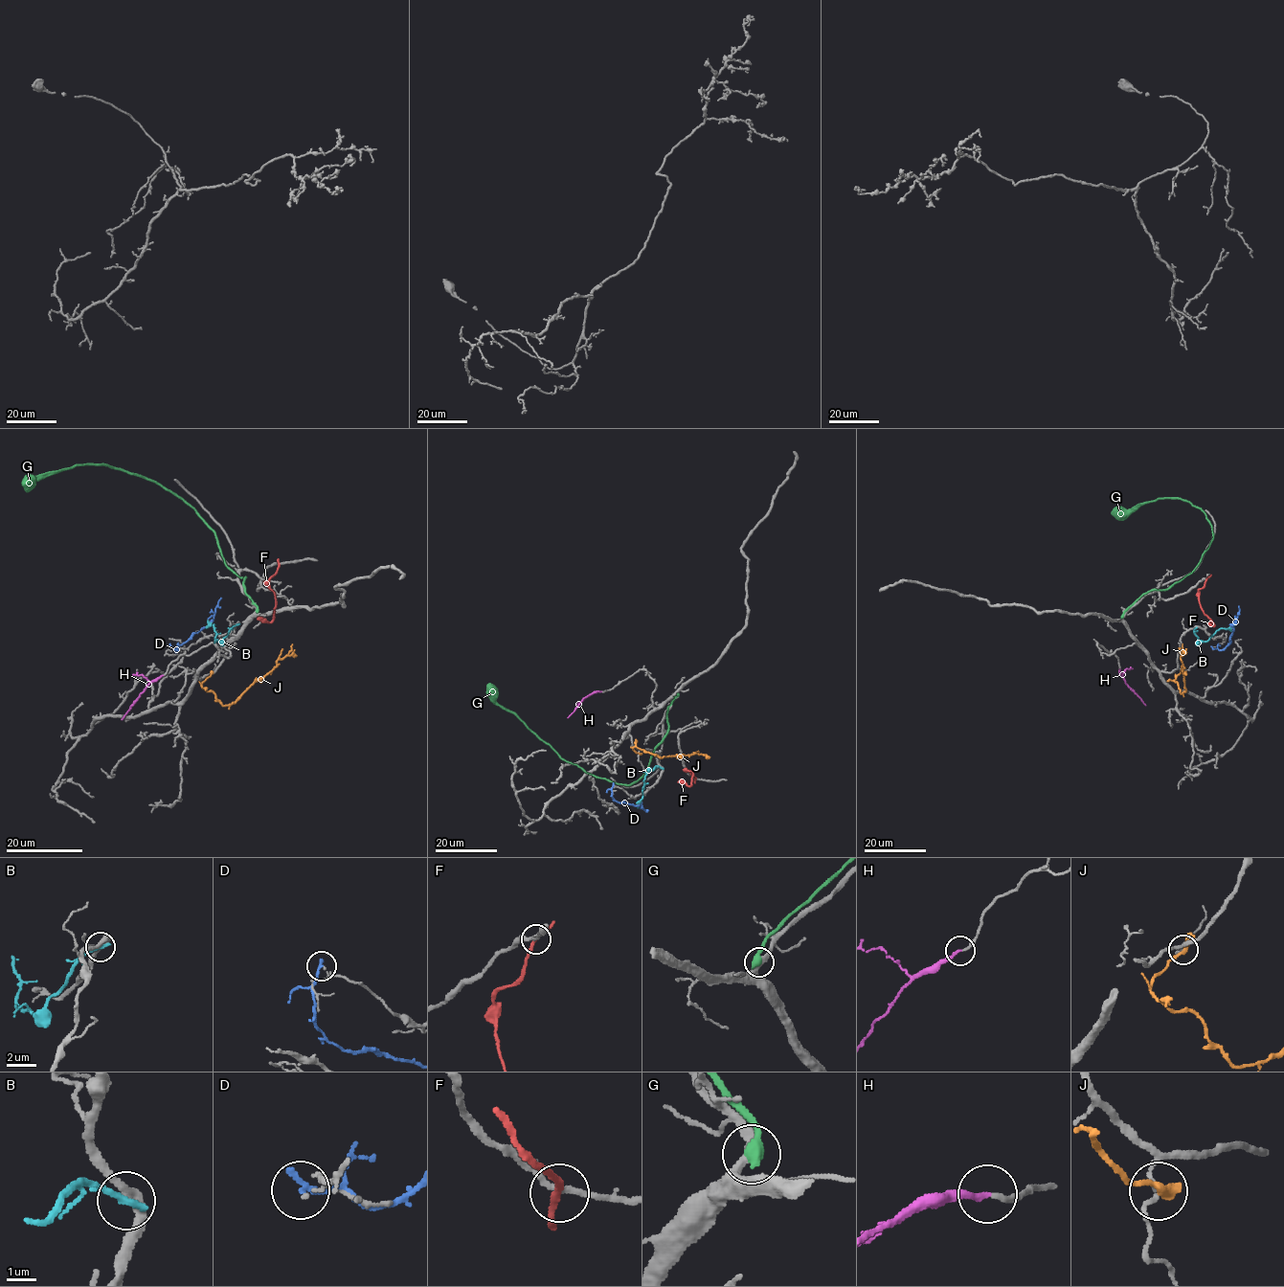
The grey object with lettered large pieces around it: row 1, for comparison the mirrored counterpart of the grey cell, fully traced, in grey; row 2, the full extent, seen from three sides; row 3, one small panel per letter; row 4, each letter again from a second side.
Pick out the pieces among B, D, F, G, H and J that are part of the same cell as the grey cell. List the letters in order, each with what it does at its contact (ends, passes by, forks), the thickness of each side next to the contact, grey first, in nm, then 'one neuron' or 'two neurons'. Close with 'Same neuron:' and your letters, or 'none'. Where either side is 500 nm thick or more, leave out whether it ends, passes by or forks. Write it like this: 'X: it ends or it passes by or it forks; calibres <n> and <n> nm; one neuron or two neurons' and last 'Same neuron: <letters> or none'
B: it ends; calibres 340 and 280 nm; two neurons
D: it ends; calibres 80 and 240 nm; two neurons
F: it passes by; calibres 220 and 200 nm; two neurons
G: it ends; calibres 300 and 480 nm; two neurons
H: it ends; calibres 180 and 200 nm; one neuron
J: it ends; calibres 120 and 480 nm; two neurons
Same neuron: H

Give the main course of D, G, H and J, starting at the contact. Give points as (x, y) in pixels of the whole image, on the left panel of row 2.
D: (178, 649), (210, 623), (221, 598)
G: (257, 610), (245, 592), (245, 577), (224, 561), (215, 533), (160, 485), (104, 464), (75, 464), (25, 484)
H: (163, 675), (153, 680), (122, 719)
J: (210, 675), (202, 683), (204, 688), (213, 691), (223, 705), (232, 704), (285, 657), (292, 643)

